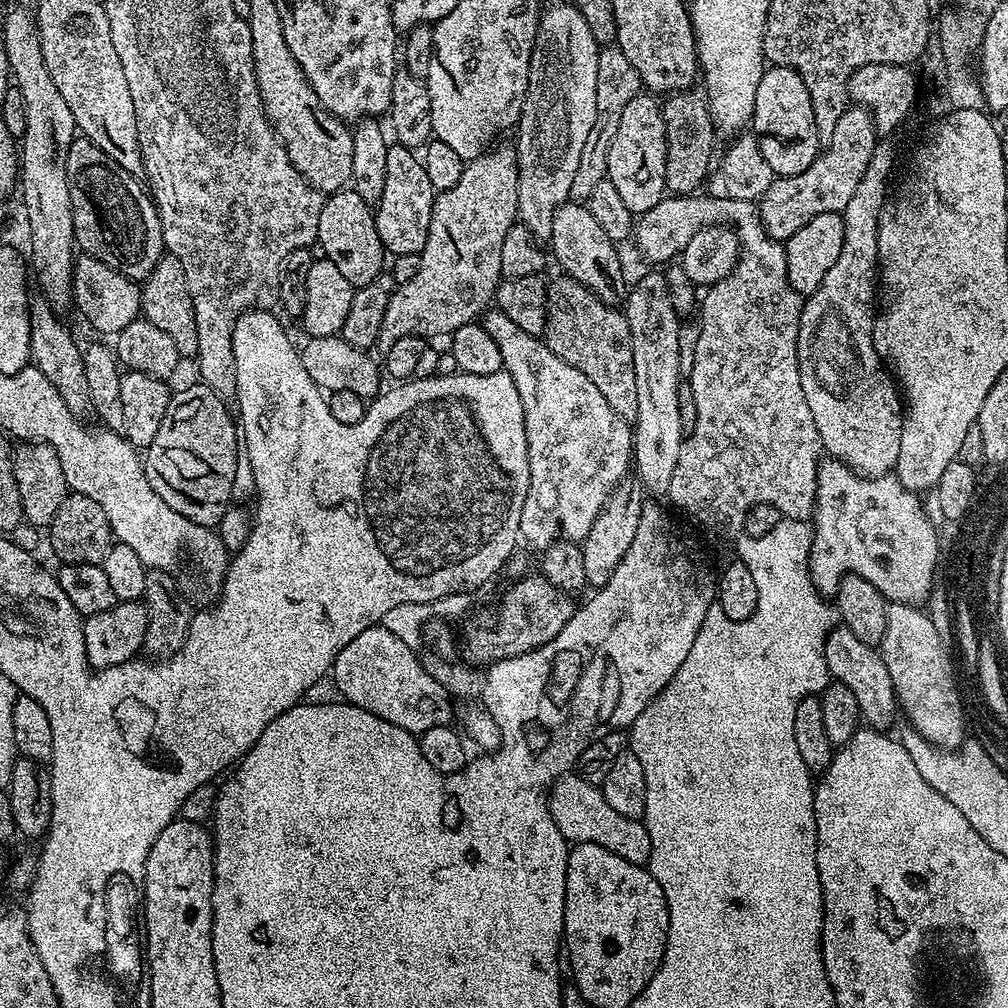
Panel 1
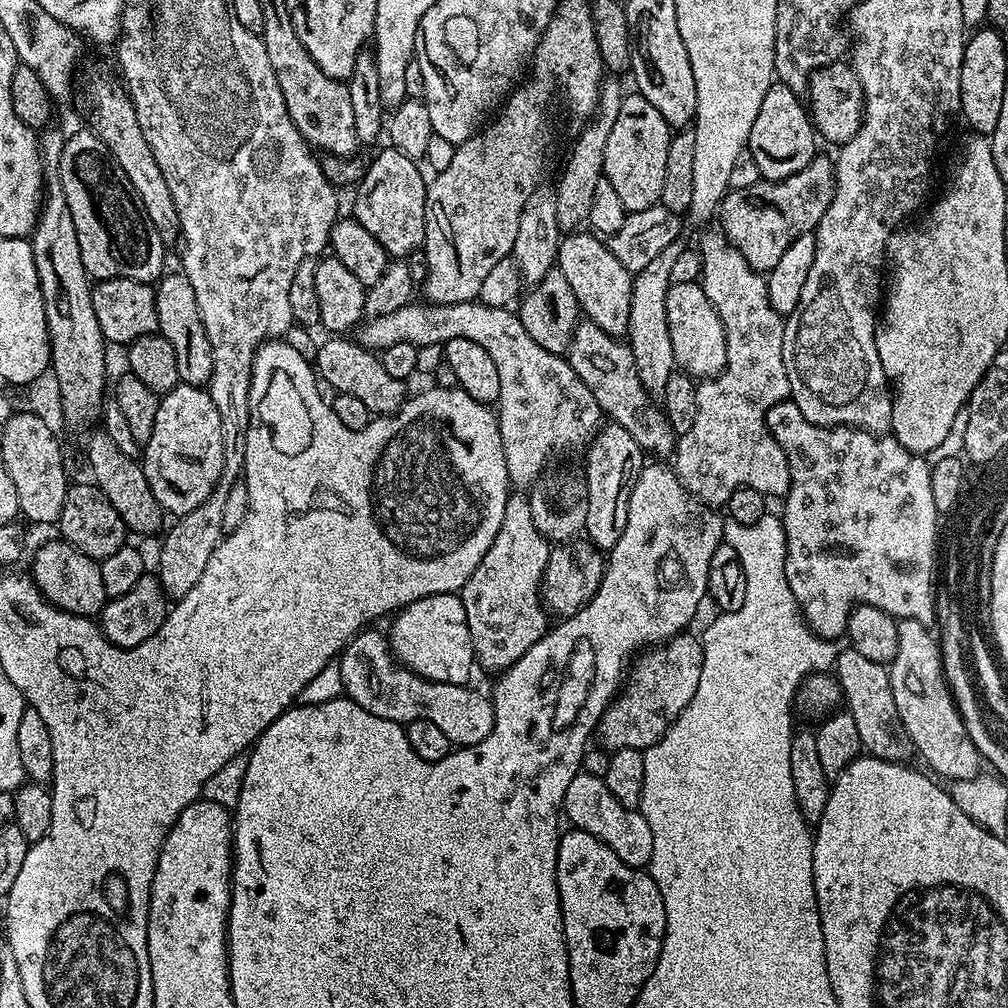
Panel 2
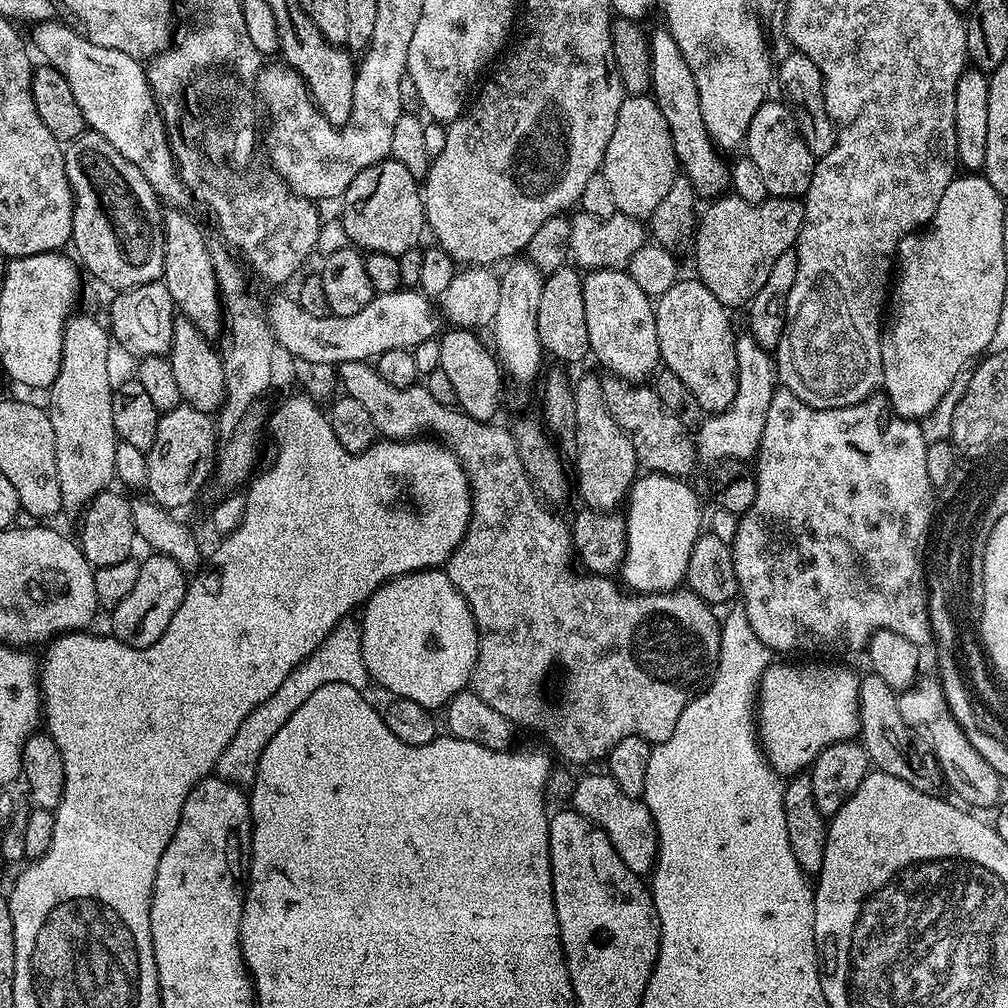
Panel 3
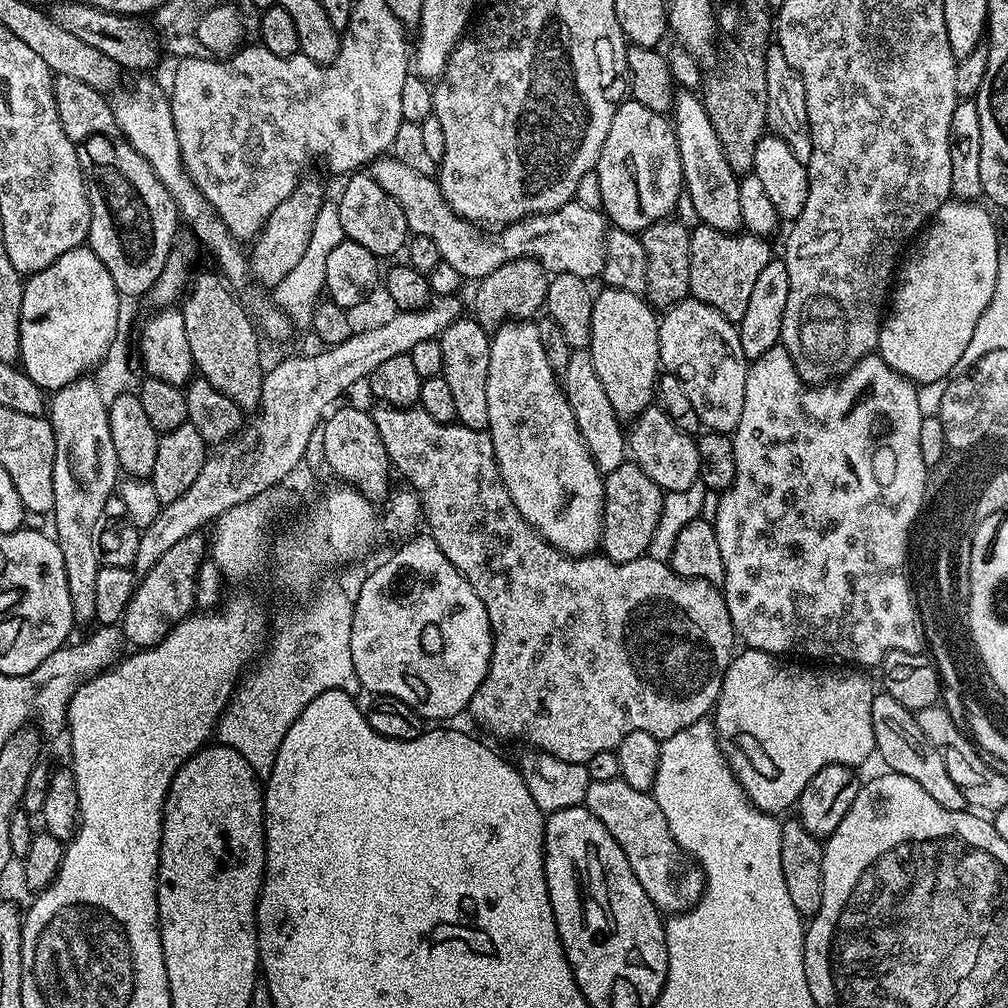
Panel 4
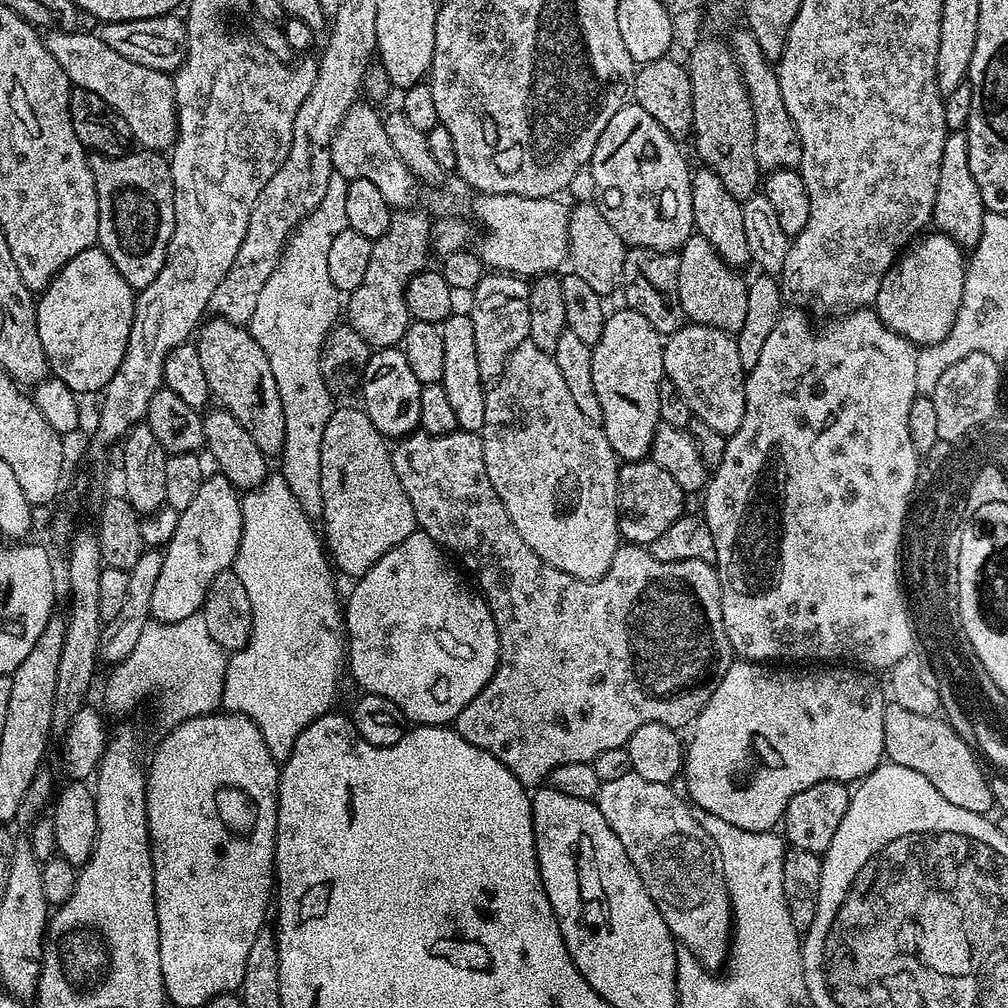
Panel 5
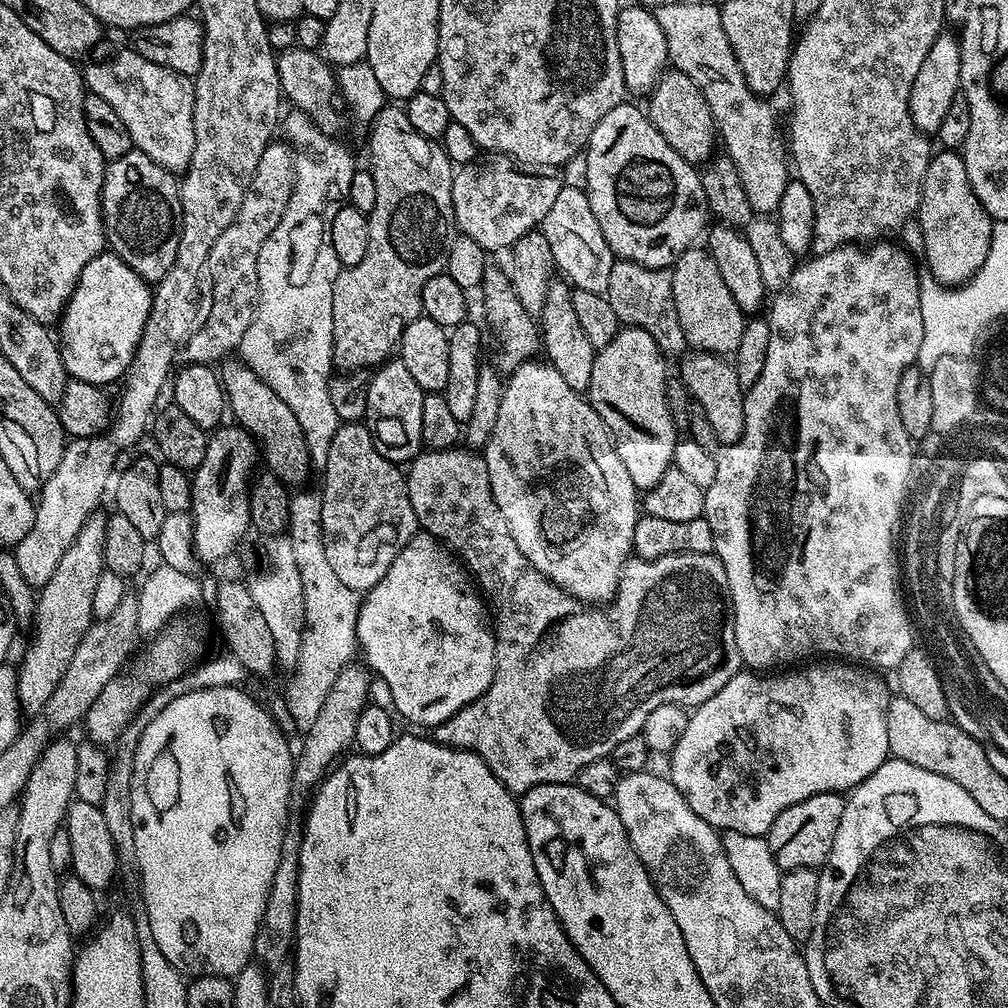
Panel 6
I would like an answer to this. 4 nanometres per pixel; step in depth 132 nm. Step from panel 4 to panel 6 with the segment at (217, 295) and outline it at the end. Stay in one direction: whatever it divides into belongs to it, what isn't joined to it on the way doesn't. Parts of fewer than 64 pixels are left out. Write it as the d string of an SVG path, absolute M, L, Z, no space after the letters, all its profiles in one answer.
M228 358L219 365L220 383L224 385L226 408L237 425L245 428L256 441L262 460L268 463L267 471L276 476L286 486L300 486L308 476L308 468L312 464L310 454L306 450L306 438L302 434L302 426L298 426L298 418L294 418L294 410L254 374L239 359Z

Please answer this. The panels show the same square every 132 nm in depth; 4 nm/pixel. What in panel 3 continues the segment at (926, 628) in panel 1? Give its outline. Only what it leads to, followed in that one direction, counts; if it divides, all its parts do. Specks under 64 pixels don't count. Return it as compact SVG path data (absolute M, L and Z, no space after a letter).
M927 674L921 675L915 684L909 688L903 689L897 695L898 714L902 714L902 722L906 722L906 726L910 726L910 730L914 730L927 744L928 749L934 754L934 758L940 767L940 775L945 785L949 784L962 799L963 803L969 809L980 810L976 808L992 808L995 809L1001 803L1000 786L1002 779L997 774L990 763L986 762L982 755L978 754L974 747L967 741L966 734L963 733L962 727L958 726L958 722L954 720L954 715L950 712L950 707L947 706L946 694L943 692L943 686L939 679L932 680Z

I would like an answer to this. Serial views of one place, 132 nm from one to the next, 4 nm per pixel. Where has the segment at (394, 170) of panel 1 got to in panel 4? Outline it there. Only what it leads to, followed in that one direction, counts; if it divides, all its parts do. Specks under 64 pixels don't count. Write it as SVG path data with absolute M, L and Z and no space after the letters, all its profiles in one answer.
M364 170L349 175L340 192L338 207L340 209L340 221L345 237L358 246L366 246L377 258L392 256L396 251L403 249L410 239L406 214L402 214L402 206L390 198L386 190L374 178Z

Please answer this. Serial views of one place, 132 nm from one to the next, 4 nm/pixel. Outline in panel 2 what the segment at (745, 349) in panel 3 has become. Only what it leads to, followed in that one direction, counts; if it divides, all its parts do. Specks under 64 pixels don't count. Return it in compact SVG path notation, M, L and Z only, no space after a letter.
M723 234L715 235L708 240L708 252L712 255L711 297L713 304L720 309L726 334L726 366L717 376L701 379L696 385L698 414L694 414L694 426L690 426L690 430L686 430L686 434L676 441L674 471L688 493L705 506L727 505L728 499L739 488L753 488L768 498L783 498L792 484L790 466L782 446L778 446L768 432L764 419L773 406L790 396L786 362L782 362L785 317L770 306L767 279L748 265L746 258L742 258L742 254L728 243Z

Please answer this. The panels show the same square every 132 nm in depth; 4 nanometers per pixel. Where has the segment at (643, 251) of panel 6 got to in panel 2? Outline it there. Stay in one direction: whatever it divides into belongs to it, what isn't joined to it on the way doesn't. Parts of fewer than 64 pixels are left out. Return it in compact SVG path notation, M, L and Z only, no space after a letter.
M639 94L625 95L614 130L610 130L610 139L606 141L603 177L614 186L627 213L653 208L660 203L662 186L666 182L666 150L670 150L673 135L666 118L662 118L646 98Z

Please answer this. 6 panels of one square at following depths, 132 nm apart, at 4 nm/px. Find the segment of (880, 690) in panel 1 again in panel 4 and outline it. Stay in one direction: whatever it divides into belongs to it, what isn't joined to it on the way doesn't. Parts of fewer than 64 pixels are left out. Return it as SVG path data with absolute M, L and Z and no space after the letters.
M881 691L873 695L870 706L870 722L874 722L875 755L884 759L883 767L889 772L897 772L906 778L914 778L938 806L946 806L946 810L965 811L962 790L950 782L950 774L946 774L946 766L936 752L935 746L918 730L915 715L902 702L898 702L889 692Z

